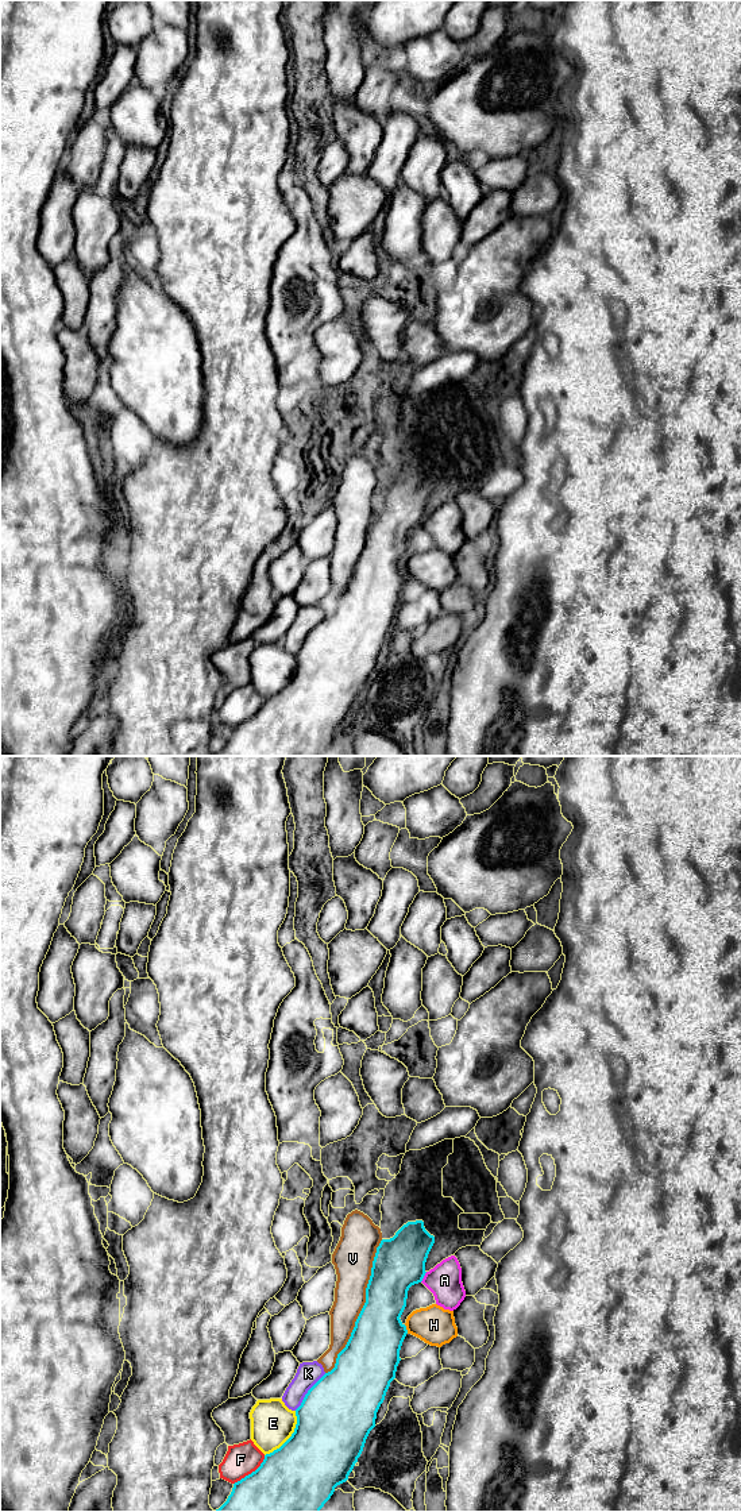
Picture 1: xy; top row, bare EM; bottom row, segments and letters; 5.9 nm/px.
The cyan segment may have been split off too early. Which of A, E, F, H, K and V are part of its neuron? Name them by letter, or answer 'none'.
V

